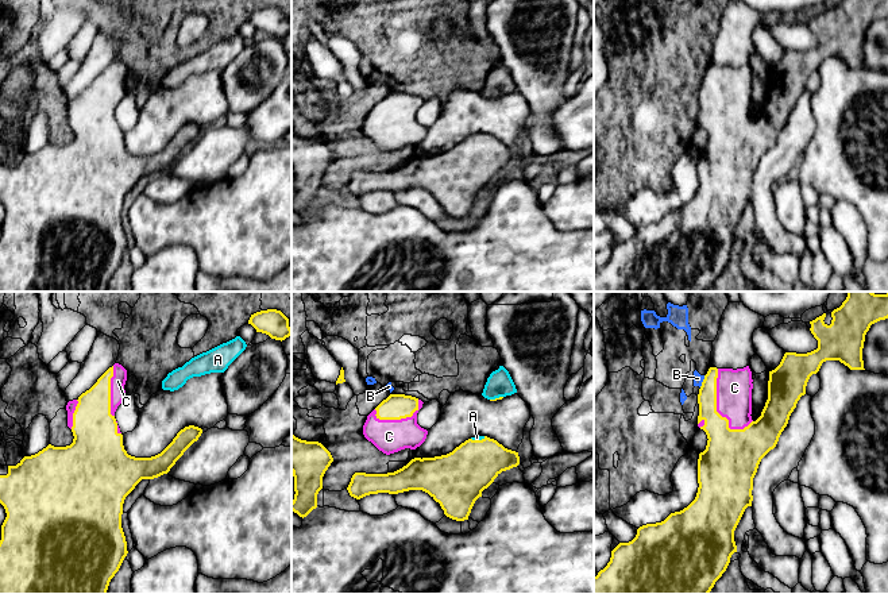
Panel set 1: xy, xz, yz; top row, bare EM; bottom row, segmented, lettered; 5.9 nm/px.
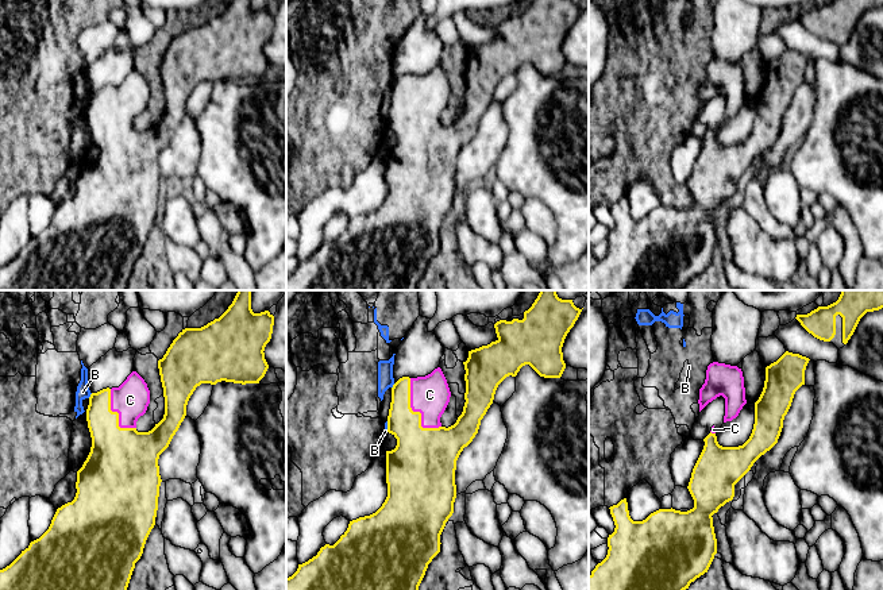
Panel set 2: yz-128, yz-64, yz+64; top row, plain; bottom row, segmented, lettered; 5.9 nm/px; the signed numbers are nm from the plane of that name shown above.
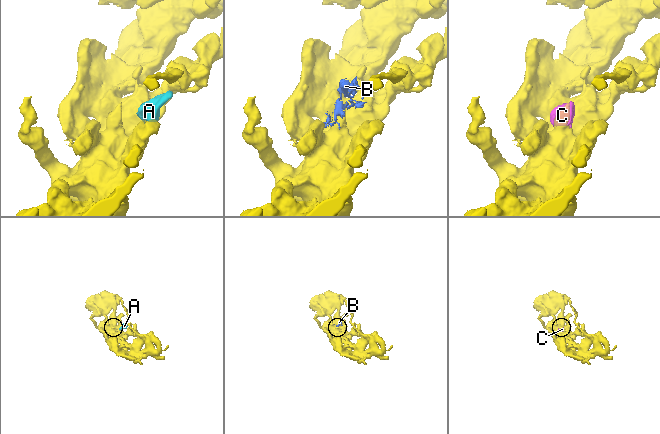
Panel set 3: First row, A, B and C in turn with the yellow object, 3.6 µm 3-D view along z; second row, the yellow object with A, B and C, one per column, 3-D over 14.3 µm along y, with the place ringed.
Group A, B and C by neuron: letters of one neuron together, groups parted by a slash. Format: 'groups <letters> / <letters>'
groups A C / B

